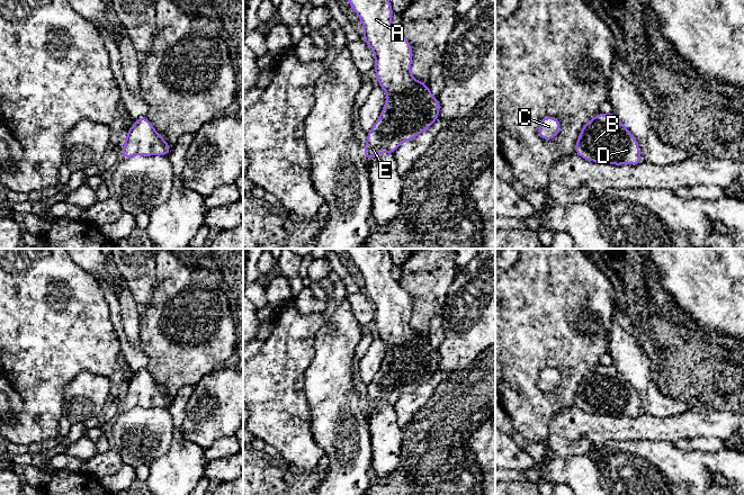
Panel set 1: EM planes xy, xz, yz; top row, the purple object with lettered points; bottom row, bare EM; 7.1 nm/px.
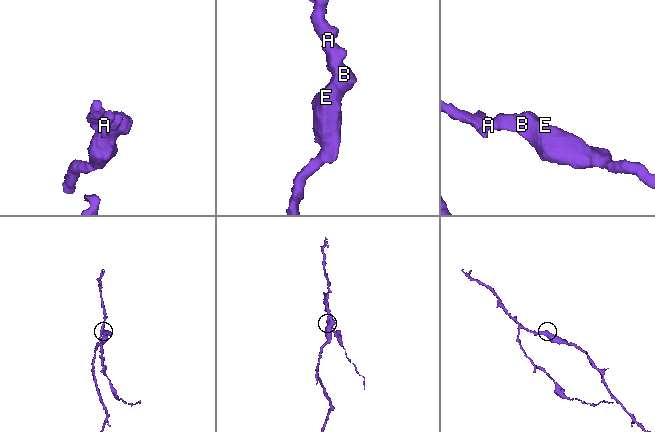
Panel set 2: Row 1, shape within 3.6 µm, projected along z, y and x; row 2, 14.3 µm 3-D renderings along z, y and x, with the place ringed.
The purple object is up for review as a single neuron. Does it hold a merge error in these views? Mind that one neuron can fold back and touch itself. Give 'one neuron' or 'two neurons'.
one neuron

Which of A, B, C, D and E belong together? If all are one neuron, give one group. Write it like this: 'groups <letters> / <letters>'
groups A B C D E

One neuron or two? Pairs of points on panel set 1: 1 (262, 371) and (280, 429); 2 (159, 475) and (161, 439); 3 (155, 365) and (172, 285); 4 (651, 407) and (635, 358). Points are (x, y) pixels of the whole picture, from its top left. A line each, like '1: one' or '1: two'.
1: one
2: two
3: one
4: one

